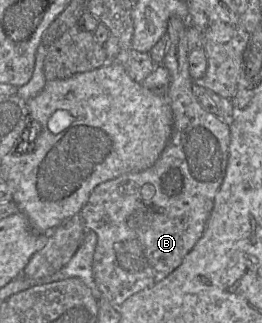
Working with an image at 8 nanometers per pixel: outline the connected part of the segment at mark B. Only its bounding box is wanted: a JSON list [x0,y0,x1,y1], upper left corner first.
[80,35,231,307]

